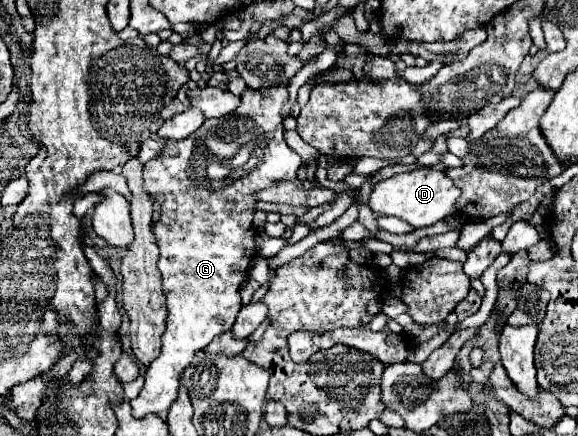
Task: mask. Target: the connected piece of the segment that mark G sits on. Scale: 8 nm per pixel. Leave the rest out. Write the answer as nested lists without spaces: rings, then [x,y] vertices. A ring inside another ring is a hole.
[[[282,88],[262,90],[262,92],[258,92],[258,90],[246,90],[246,92],[242,94],[242,104],[234,110],[234,114],[228,114],[228,116],[218,118],[218,120],[206,120],[206,122],[202,124],[202,128],[198,128],[196,134],[192,134],[188,140],[166,140],[162,152],[160,152],[156,158],[152,158],[152,160],[148,160],[148,162],[144,164],[144,188],[146,188],[148,194],[152,194],[152,196],[160,202],[160,220],[158,220],[158,224],[154,226],[154,236],[156,236],[156,242],[158,242],[158,248],[160,248],[158,270],[162,272],[162,282],[164,282],[162,288],[164,288],[166,306],[168,306],[170,312],[168,312],[168,328],[166,328],[166,332],[164,332],[164,336],[162,336],[162,352],[160,352],[160,356],[148,366],[148,370],[146,370],[146,374],[144,374],[144,380],[146,380],[146,382],[144,382],[144,388],[140,390],[138,398],[136,398],[136,400],[130,400],[132,414],[136,414],[136,418],[142,418],[142,416],[146,416],[146,414],[158,414],[158,412],[170,410],[170,406],[172,406],[172,402],[176,402],[176,394],[178,394],[178,390],[180,390],[182,370],[190,364],[190,360],[194,358],[194,354],[196,354],[200,348],[206,348],[206,346],[212,342],[214,336],[220,336],[220,334],[224,334],[224,332],[228,332],[228,330],[232,328],[232,324],[234,324],[234,320],[236,320],[236,314],[238,314],[240,308],[242,308],[242,304],[240,304],[240,288],[242,288],[242,284],[246,282],[248,268],[250,268],[252,260],[256,258],[256,248],[254,248],[256,244],[254,244],[254,234],[252,234],[252,214],[254,214],[254,210],[256,210],[256,208],[254,208],[256,202],[254,202],[254,196],[252,196],[252,194],[254,194],[254,190],[262,190],[262,188],[270,186],[274,180],[292,180],[292,182],[298,182],[298,184],[300,184],[300,180],[296,178],[296,170],[302,166],[302,158],[286,144],[284,132],[282,132],[280,110],[282,110],[282,104],[284,104],[286,98],[288,98],[288,90],[282,90]],[[242,148],[248,148],[248,160],[246,160],[244,164],[232,166],[232,164],[236,164],[236,162],[234,162],[236,152],[242,150]],[[212,162],[224,164],[228,170],[232,170],[232,174],[230,174],[228,178],[218,178],[218,180],[208,178],[206,174],[208,174],[208,166],[210,166]]]

